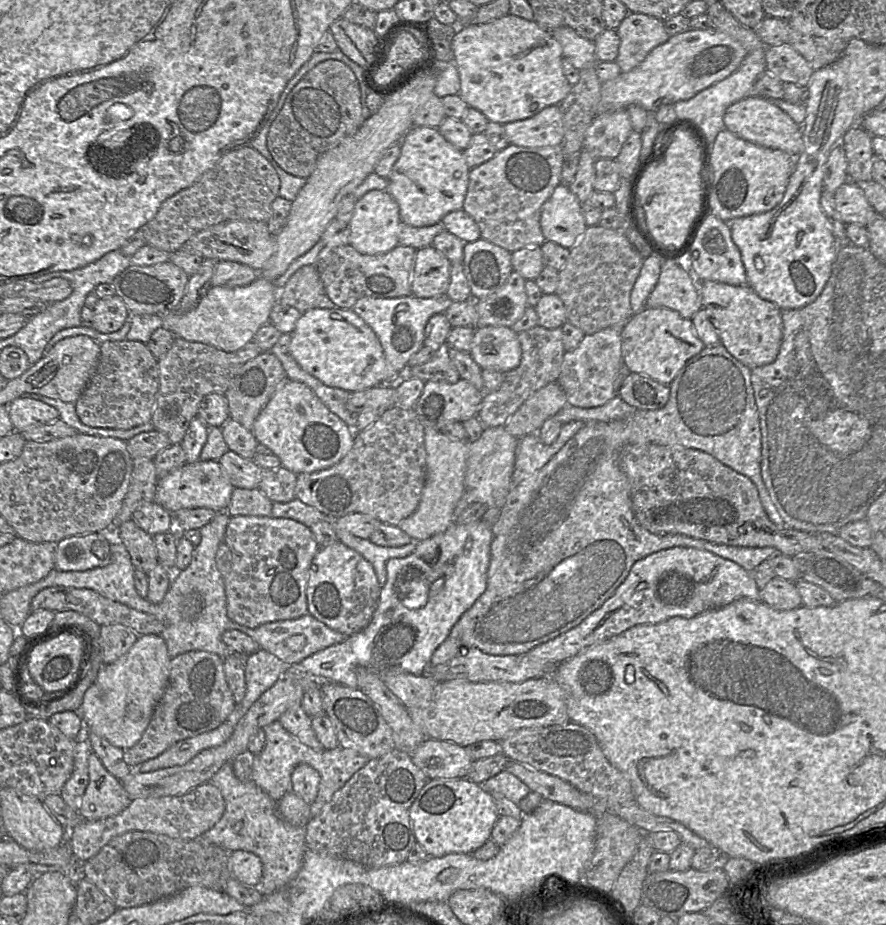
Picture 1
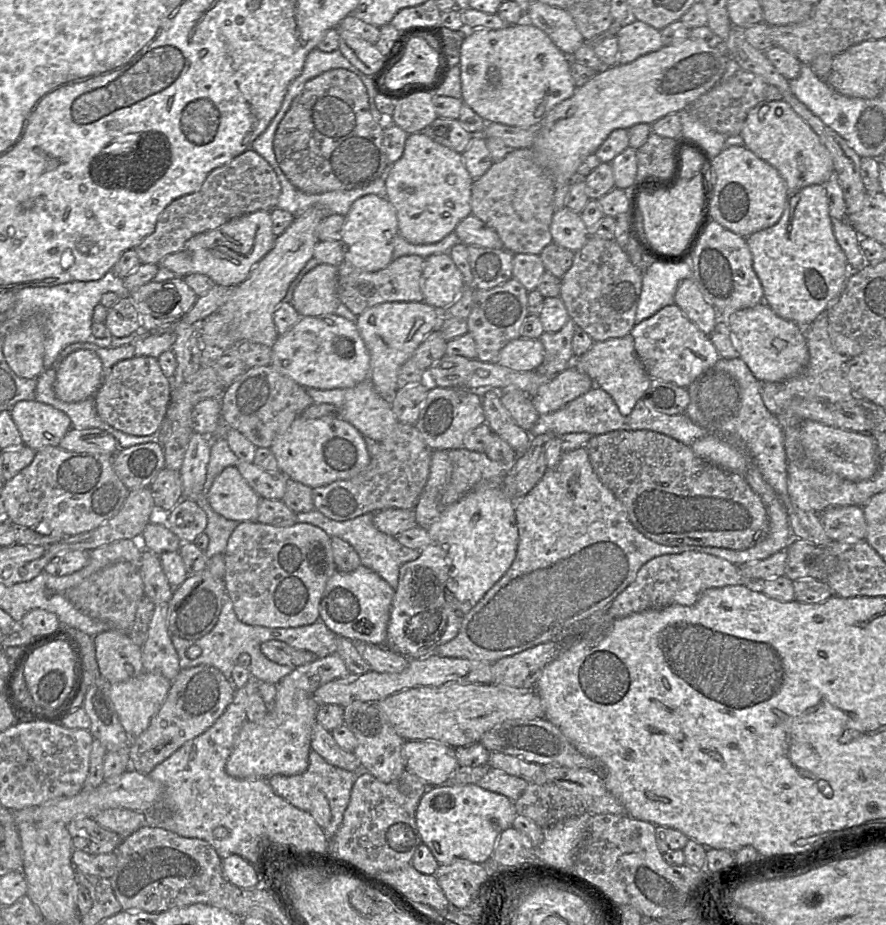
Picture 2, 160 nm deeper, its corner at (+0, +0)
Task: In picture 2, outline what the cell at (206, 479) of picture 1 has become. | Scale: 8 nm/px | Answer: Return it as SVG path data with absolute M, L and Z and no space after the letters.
M235 466L226 467L215 478L206 498L212 509L228 520L257 521L261 497Z

